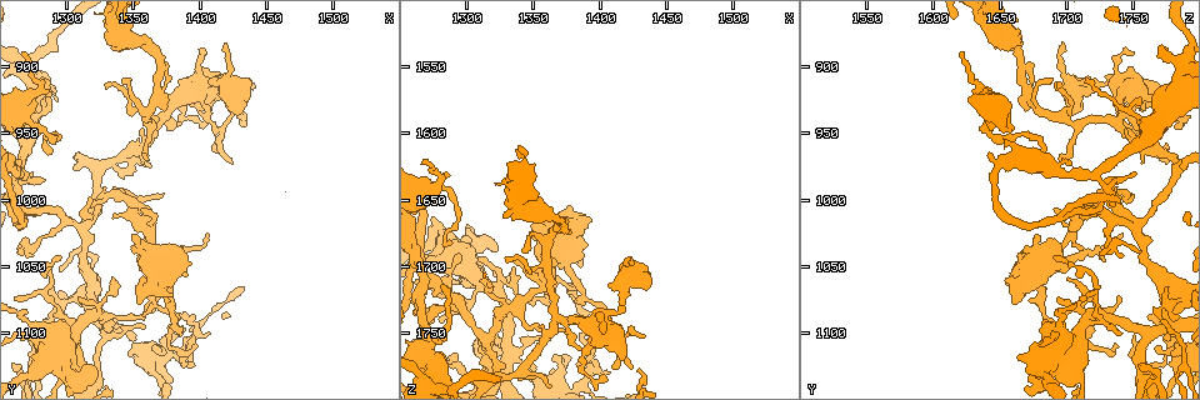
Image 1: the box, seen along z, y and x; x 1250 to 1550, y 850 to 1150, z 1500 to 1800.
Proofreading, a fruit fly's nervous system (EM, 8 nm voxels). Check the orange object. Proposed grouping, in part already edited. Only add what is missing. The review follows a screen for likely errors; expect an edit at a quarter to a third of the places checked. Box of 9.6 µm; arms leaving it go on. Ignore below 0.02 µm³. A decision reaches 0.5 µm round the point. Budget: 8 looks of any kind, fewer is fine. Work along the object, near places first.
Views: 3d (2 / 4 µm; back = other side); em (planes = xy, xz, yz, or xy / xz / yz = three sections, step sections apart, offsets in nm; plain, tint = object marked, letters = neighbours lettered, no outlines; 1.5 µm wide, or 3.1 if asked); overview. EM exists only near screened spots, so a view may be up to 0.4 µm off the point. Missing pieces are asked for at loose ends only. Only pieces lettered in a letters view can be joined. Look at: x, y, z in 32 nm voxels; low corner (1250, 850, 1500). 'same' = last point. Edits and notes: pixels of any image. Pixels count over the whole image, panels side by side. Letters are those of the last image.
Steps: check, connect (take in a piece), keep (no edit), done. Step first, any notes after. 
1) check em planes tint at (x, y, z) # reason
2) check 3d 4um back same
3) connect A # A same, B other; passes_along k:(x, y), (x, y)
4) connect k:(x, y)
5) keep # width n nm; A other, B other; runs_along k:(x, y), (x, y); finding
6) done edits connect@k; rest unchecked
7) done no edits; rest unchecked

check em yz step 8 letters at (1378, 906, 1676) # free end

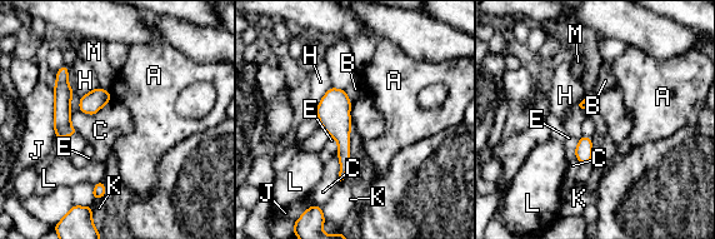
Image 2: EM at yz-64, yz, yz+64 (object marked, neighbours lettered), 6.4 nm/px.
check em planes letters same

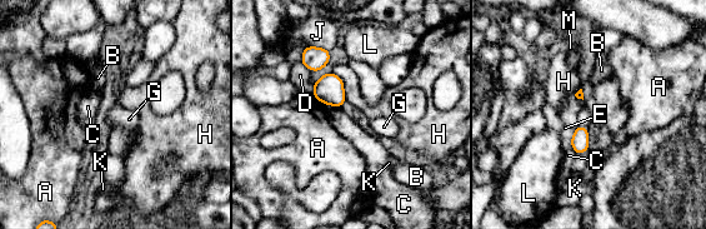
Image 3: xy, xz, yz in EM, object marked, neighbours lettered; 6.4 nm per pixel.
keep # A other, B other, C other, D other, E other, G other, H other, J other, K other, L other, M other; border 3:(579, 124), (586, 128); no lettered piece goes on from it

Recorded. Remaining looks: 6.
check 3d 2um at (1398, 1104, 1750) # thin end

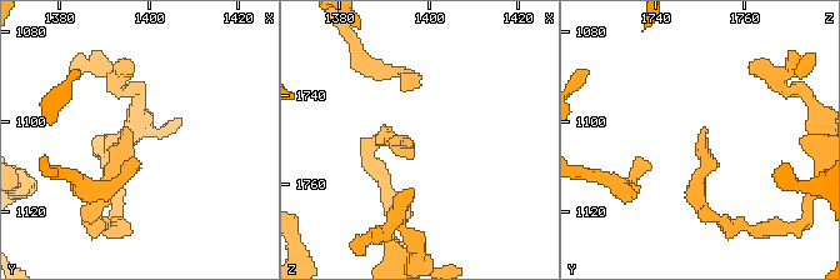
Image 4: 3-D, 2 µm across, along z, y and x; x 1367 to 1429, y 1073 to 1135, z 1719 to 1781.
check em planes letters at (1397, 1103, 1751) # now the EM

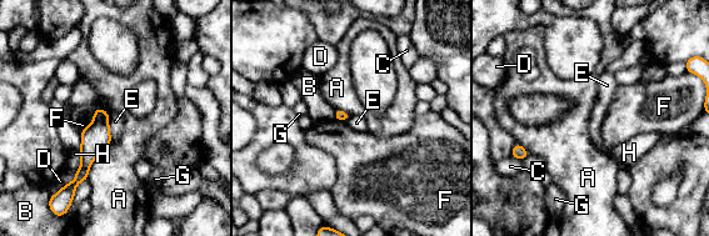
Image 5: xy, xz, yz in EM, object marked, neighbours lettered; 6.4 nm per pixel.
keep # longest_contact A 300 nm; A other, B other, C other, D other, E other, F other, G other, H other; border 5:(108, 114), (108, 129), (111, 140); no lettered piece goes on from it

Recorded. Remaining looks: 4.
check 3d 2um back at (1292, 1064, 1776)

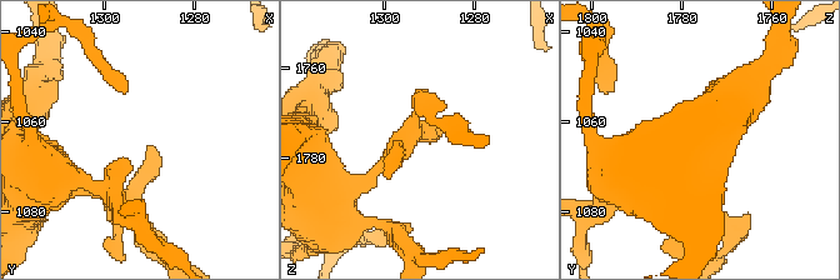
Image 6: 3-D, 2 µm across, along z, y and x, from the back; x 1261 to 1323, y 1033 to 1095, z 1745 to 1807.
check em yz step 8 tint at (1290, 1065, 1777) # now the EM

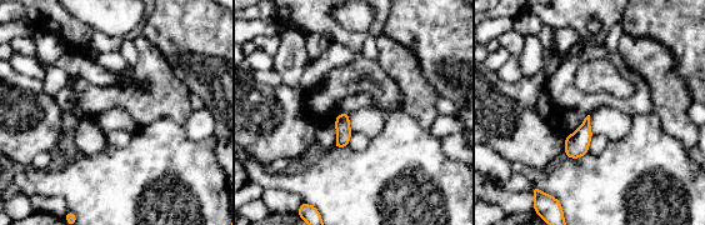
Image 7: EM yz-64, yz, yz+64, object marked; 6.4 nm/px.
check em planes letters same

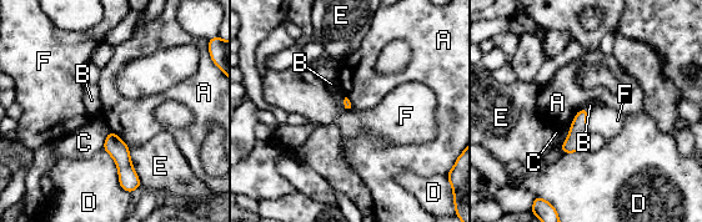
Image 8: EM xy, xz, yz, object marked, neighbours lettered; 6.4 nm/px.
keep # longest_contact D 340 nm; A other, B other, C other, D other, E other, F other; border 8:(582, 107), (568, 127); no lettered piece goes on from it

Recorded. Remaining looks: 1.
done no edits; rest unchecked

